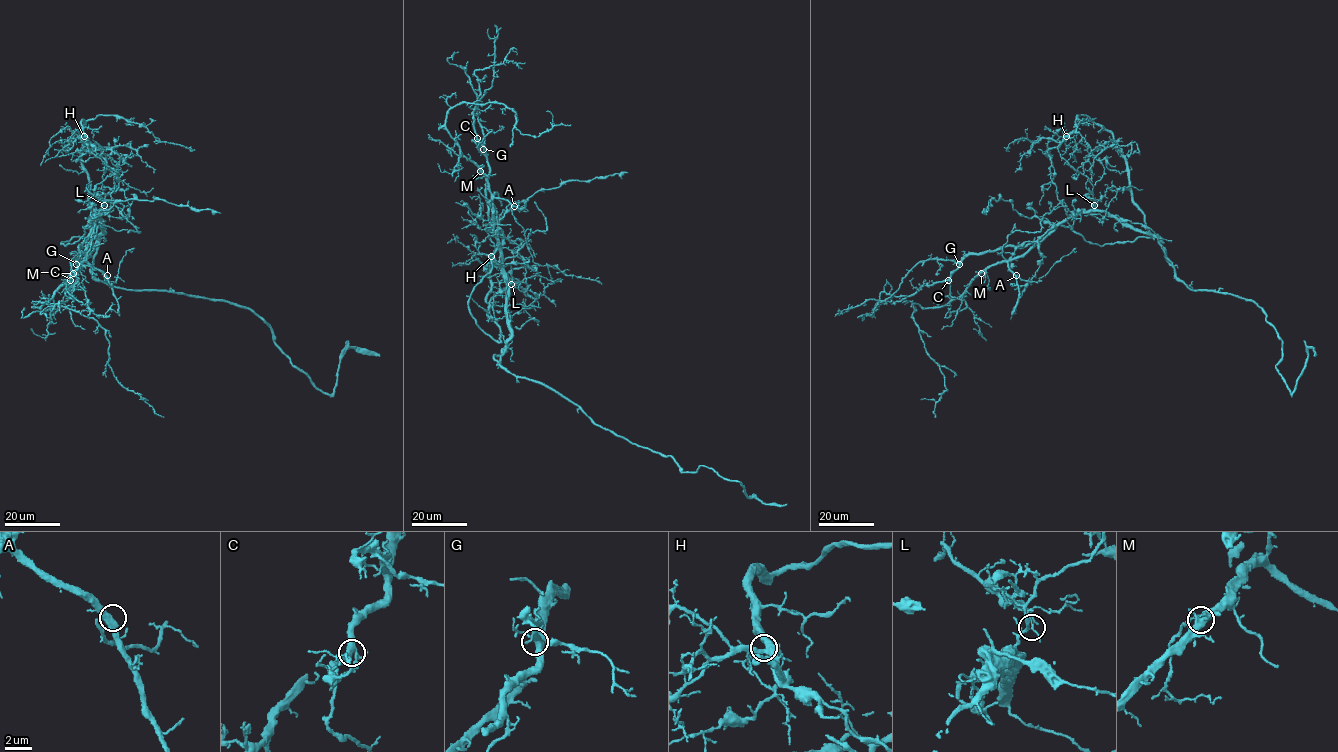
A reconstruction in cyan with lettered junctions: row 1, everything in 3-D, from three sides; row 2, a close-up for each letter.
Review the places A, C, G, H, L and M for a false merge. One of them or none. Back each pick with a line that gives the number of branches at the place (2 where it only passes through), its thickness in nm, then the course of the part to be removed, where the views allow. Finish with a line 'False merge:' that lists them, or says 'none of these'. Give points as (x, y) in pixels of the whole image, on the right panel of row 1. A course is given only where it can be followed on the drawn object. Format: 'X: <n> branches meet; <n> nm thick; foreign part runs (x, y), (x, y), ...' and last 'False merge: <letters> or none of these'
L: 5 branches meet; 190 nm thick; foreign part runs (1093, 205), (1107, 188), (1127, 189), (1152, 237), (1089, 243), (1003, 199), (992, 199), (982, 213)
False merge: L

